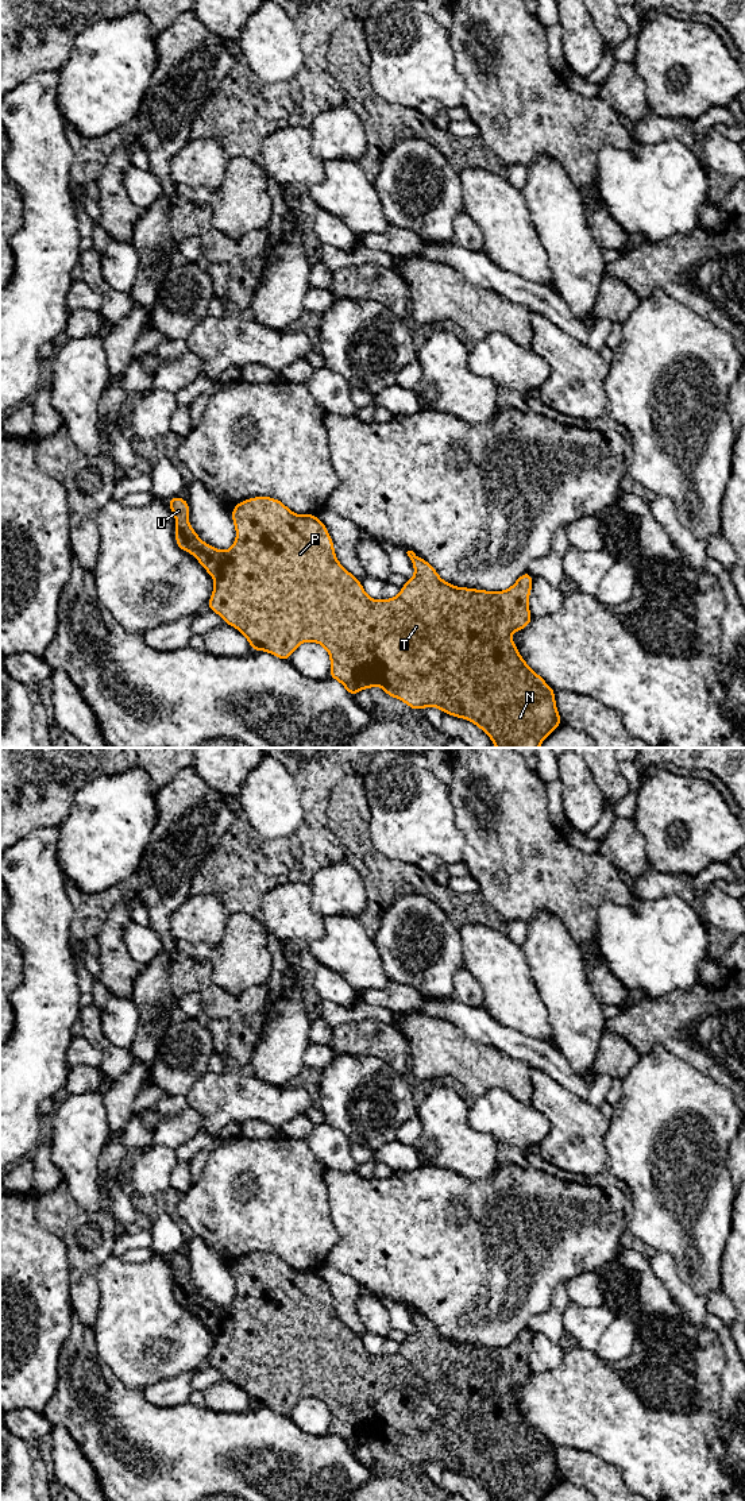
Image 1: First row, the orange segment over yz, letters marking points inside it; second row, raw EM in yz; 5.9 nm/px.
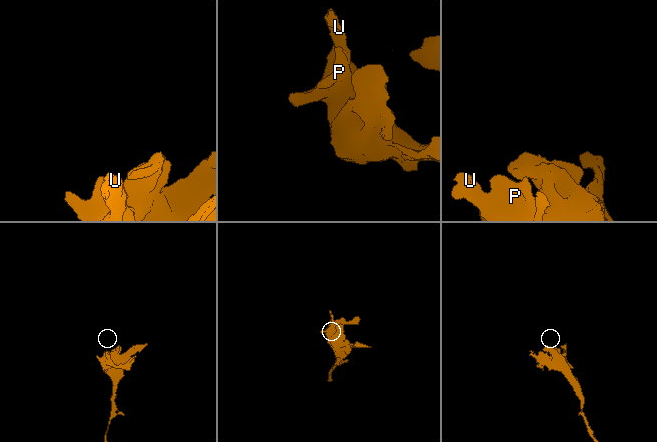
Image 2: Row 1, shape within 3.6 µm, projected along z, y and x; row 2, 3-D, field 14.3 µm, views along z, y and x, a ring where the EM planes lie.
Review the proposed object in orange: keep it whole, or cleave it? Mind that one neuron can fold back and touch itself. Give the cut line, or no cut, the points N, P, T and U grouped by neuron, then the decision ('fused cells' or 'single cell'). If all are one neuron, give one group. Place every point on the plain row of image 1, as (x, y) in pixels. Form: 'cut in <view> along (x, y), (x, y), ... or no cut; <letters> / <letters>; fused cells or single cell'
no cut; N P T U; single cell

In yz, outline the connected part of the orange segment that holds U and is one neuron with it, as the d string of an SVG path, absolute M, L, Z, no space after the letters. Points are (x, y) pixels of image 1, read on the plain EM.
M175 1253L166 1258L177 1276L178 1304L190 1308L213 1334L208 1365L240 1386L252 1407L262 1405L289 1416L300 1400L319 1398L331 1412L329 1434L339 1436L352 1454L359 1446L381 1442L389 1452L401 1455L413 1466L432 1462L471 1477L489 1490L494 1501L540 1501L560 1481L556 1447L525 1419L509 1393L533 1375L528 1361L533 1336L530 1328L524 1328L510 1344L498 1348L453 1343L441 1336L428 1317L408 1307L416 1331L406 1336L395 1354L374 1357L364 1348L360 1336L340 1321L328 1285L316 1270L298 1272L270 1253L246 1255L231 1267L236 1284L235 1300L228 1307L219 1307L202 1299L188 1280L186 1255Z

